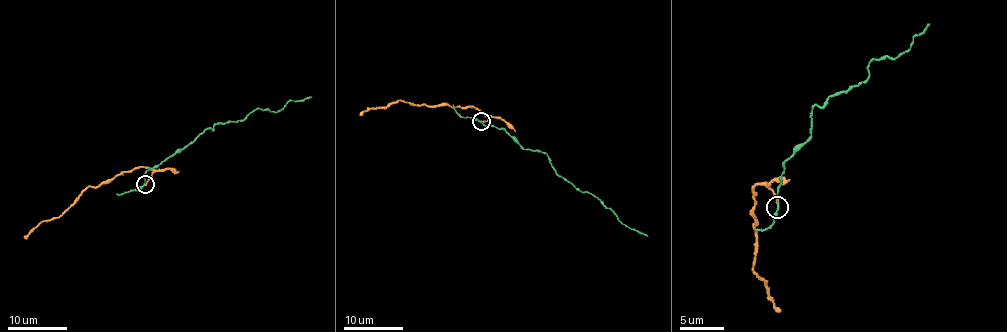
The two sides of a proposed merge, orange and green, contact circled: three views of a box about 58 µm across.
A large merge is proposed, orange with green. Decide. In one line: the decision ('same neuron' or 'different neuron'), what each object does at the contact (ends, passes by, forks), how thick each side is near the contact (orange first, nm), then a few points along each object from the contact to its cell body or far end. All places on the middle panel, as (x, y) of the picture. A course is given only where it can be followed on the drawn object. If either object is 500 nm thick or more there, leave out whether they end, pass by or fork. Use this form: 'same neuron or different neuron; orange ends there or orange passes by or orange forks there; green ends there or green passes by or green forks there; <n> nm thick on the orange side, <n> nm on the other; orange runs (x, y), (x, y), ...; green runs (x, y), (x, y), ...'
different neuron; orange ends there; green passes by; 180 nm thick on the orange side, 160 nm on the other; orange runs (481, 121), (489, 118), (480, 111), (398, 100), (384, 107), (368, 107), (359, 115); green runs (481, 121), (486, 125), (504, 128), (524, 150), (545, 153), (560, 176), (596, 196), (627, 227), (648, 236)

